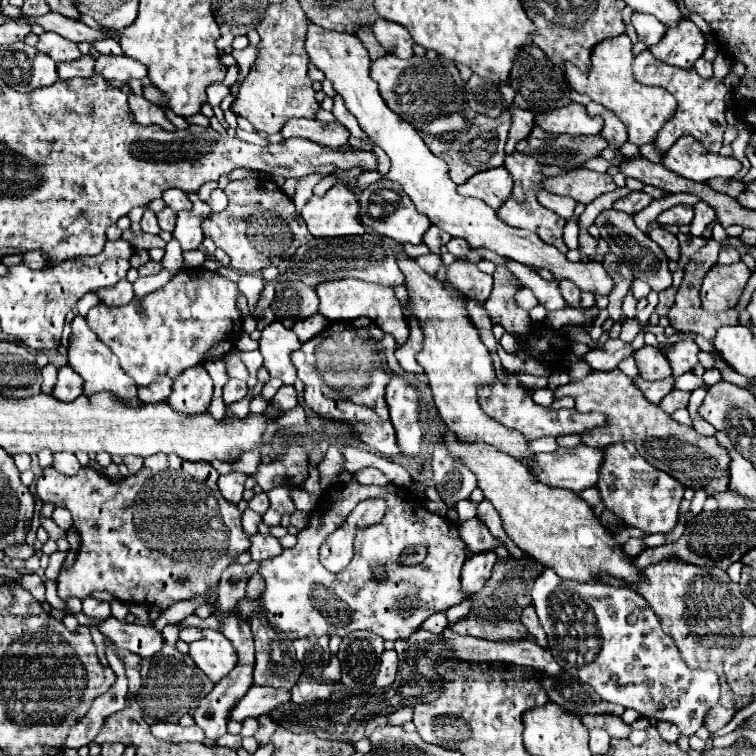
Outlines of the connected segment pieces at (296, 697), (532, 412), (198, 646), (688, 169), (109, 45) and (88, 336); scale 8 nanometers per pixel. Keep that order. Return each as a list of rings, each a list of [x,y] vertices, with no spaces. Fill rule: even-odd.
[[[302,674],[300,680],[294,684],[294,688],[290,690],[290,694],[292,694],[294,704],[304,704],[304,702],[314,702],[314,700],[328,700],[332,690],[330,690],[330,684],[316,682],[314,678]]]
[[[508,378],[506,382],[510,382],[510,384],[504,386],[504,382],[494,380],[492,384],[480,386],[480,392],[478,392],[480,406],[488,416],[492,416],[494,420],[498,420],[500,424],[504,424],[508,428],[522,432],[528,440],[536,440],[542,436],[558,436],[558,434],[580,434],[588,428],[594,428],[596,424],[604,424],[604,416],[600,416],[600,414],[582,414],[578,410],[548,410],[548,408],[536,404],[532,400],[530,392],[524,390],[518,380]]]
[[[204,630],[204,636],[190,644],[190,658],[212,682],[218,682],[234,668],[236,650],[220,632]]]
[[[682,136],[662,156],[664,168],[690,178],[694,182],[706,182],[712,178],[734,178],[742,164],[736,158],[706,152],[706,148],[692,136]]]
[[[106,39],[94,43],[93,46],[98,52],[105,55],[123,55],[118,40]]]
[[[78,314],[72,320],[72,334],[68,340],[68,366],[74,368],[76,374],[80,374],[80,378],[84,380],[84,394],[96,394],[102,390],[114,392],[116,396],[124,396],[124,400],[132,400],[132,404],[136,404],[138,396],[136,396],[136,384],[134,380],[120,368],[116,356],[112,356],[110,348],[104,346],[100,340],[96,340],[96,336],[90,332],[86,320]]]

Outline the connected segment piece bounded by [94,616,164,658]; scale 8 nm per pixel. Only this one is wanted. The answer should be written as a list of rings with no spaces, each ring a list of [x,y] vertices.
[[[110,616],[108,620],[98,620],[94,624],[94,628],[98,628],[118,648],[136,652],[142,658],[150,658],[150,656],[158,654],[162,648],[162,640],[164,640],[162,634],[156,632],[150,624],[148,626],[138,624],[138,622],[128,624],[114,616]]]

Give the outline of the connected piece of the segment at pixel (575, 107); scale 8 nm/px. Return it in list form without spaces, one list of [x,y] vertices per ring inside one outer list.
[[[570,104],[546,114],[536,116],[536,124],[544,132],[552,134],[570,134],[570,136],[582,136],[574,132],[586,132],[586,134],[600,134],[602,120],[590,118],[586,114],[586,108],[582,104]]]

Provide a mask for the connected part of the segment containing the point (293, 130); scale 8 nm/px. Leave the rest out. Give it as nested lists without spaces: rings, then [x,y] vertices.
[[[290,118],[282,126],[280,134],[284,138],[300,136],[300,138],[306,138],[306,140],[312,140],[318,144],[326,144],[326,146],[348,144],[348,136],[350,136],[350,132],[340,122],[326,124],[326,122],[308,120],[308,118]]]

